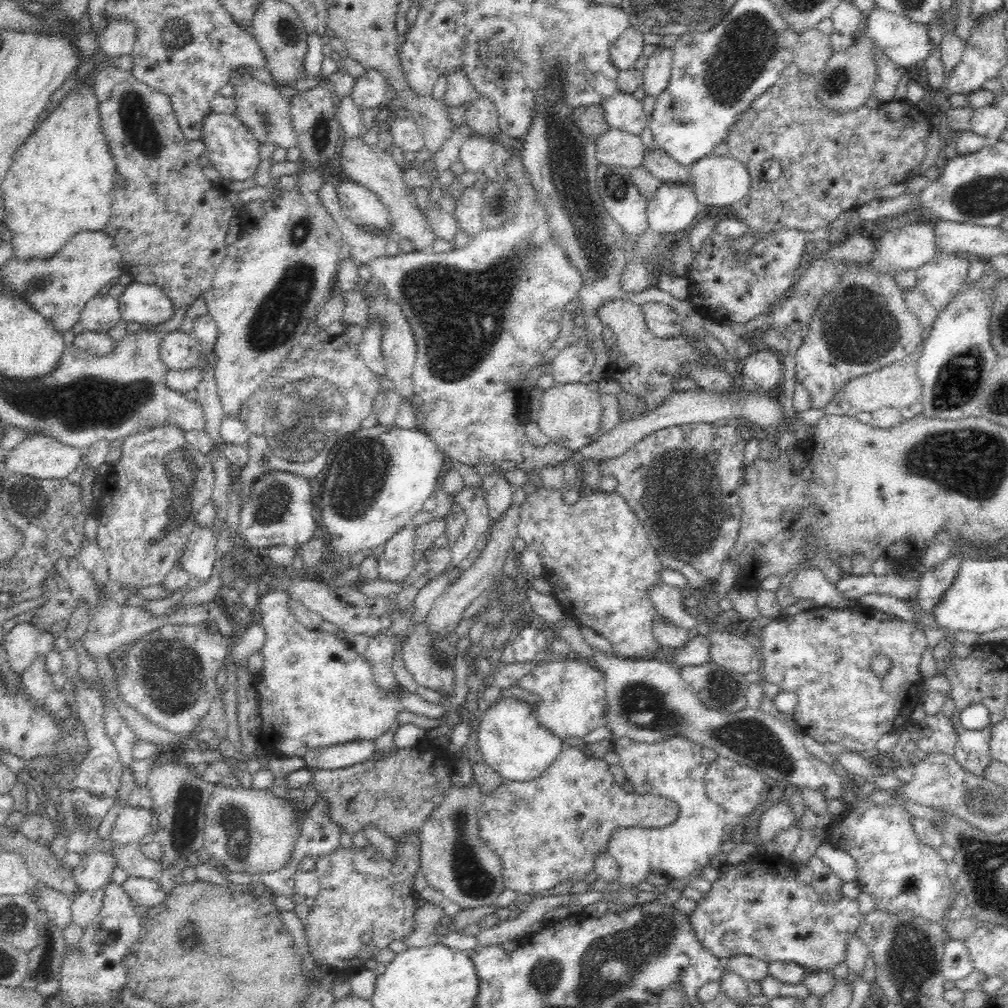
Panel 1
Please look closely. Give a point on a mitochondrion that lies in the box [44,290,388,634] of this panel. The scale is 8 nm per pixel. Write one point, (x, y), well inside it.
(300, 427)

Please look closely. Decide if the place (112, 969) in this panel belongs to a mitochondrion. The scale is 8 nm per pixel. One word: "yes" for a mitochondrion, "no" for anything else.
no

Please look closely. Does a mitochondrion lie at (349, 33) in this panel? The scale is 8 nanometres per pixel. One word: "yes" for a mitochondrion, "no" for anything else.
no

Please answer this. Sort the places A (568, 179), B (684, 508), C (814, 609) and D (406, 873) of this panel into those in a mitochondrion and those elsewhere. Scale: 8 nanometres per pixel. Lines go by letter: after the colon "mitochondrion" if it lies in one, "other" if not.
A: mitochondrion
B: mitochondrion
C: other
D: other

